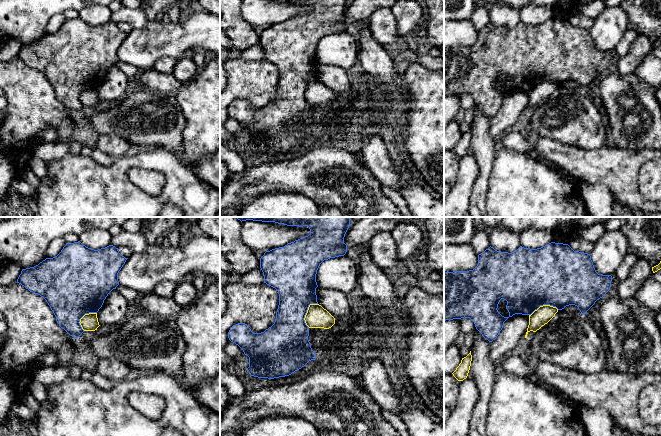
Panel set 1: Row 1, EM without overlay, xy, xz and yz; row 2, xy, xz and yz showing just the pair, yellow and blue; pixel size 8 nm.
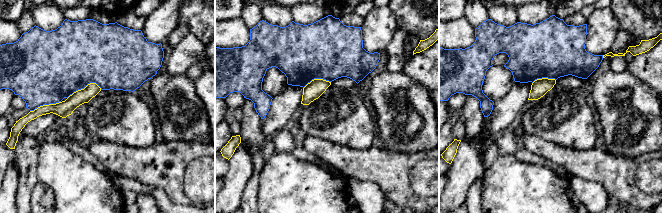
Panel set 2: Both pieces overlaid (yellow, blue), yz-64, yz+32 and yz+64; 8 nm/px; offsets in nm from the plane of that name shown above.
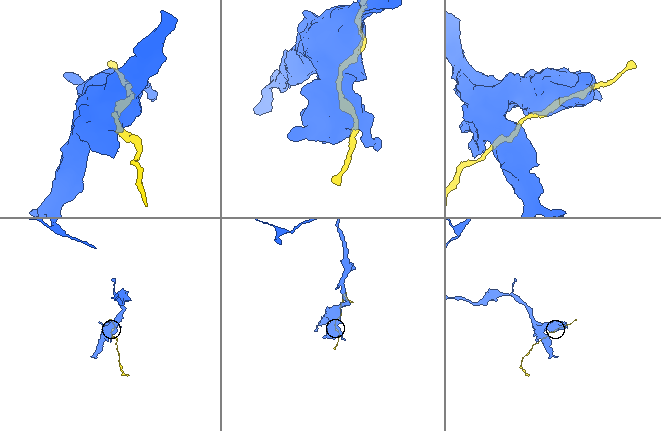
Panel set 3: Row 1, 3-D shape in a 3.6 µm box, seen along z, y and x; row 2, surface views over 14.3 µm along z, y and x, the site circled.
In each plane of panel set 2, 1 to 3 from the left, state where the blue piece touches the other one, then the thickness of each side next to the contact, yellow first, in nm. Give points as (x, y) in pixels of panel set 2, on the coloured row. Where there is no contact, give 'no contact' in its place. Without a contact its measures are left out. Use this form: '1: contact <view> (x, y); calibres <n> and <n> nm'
1: contact yz-64 (85, 87); calibres 130 and 480 nm
2: contact yz+32 (316, 79); calibres 140 and 480 nm
3: contact yz+64 (543, 78); calibres 140 and 460 nm

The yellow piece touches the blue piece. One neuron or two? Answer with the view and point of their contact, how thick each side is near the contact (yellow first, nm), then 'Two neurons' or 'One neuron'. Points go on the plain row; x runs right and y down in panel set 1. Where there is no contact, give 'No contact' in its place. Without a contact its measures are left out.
Touches yellow at xz (307, 88). Thickness 180 nm (yellow) against 320 nm. Two neurons

